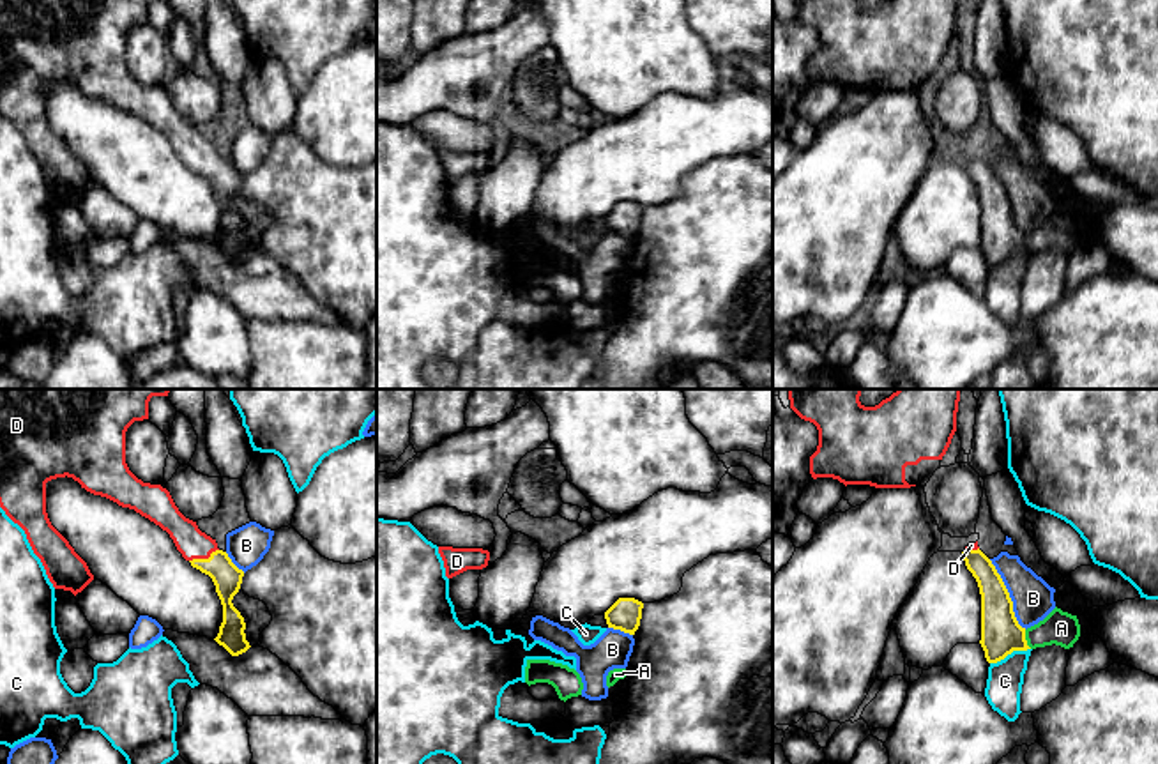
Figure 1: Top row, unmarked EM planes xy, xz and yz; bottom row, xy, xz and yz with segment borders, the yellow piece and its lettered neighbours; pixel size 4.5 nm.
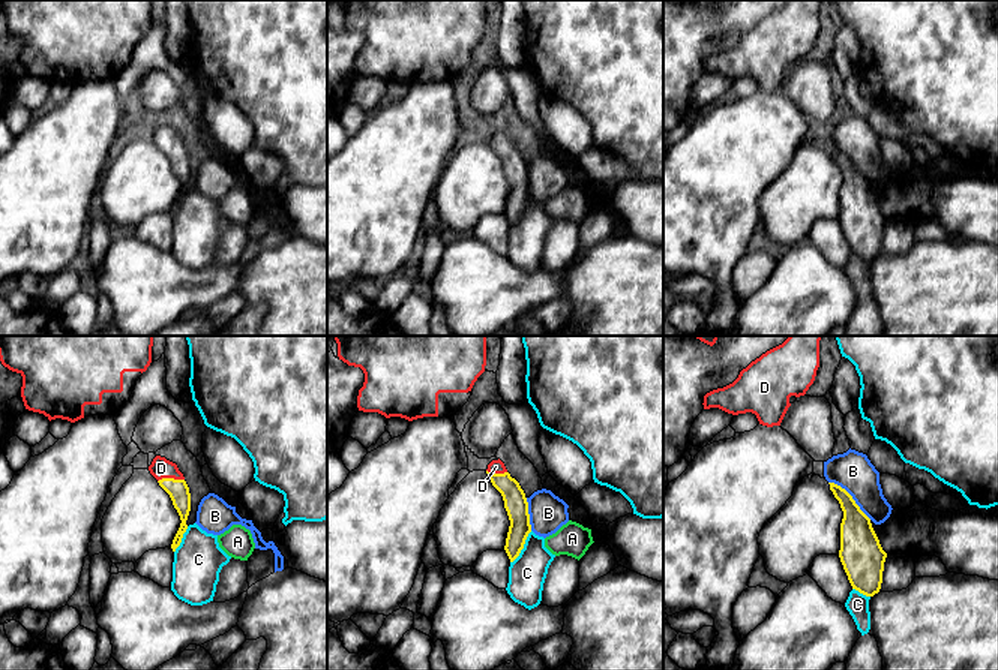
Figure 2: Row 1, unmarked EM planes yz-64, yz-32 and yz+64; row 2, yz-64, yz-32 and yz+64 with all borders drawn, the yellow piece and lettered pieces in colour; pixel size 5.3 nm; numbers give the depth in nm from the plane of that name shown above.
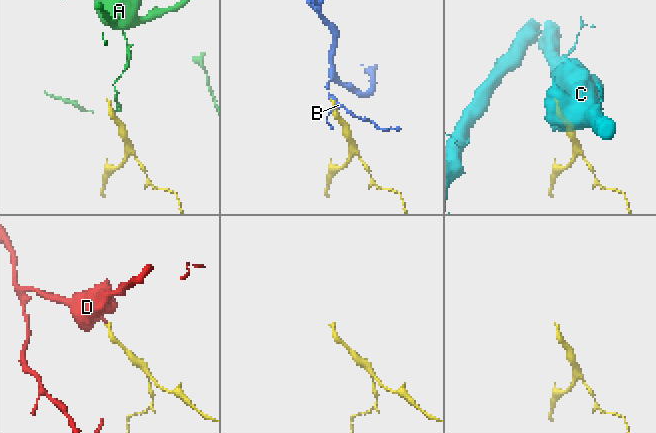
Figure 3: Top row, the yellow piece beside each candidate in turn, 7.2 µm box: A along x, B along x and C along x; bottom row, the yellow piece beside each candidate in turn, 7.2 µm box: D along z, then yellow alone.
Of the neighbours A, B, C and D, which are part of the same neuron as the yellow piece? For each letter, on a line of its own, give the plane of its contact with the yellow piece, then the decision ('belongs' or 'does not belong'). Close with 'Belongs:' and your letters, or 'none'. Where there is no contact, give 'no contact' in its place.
A: contact in yz; does not belong
B: contact in yz; does not belong
C: contact in yz; does not belong
D: contact in xy; belongs
Belongs: D

